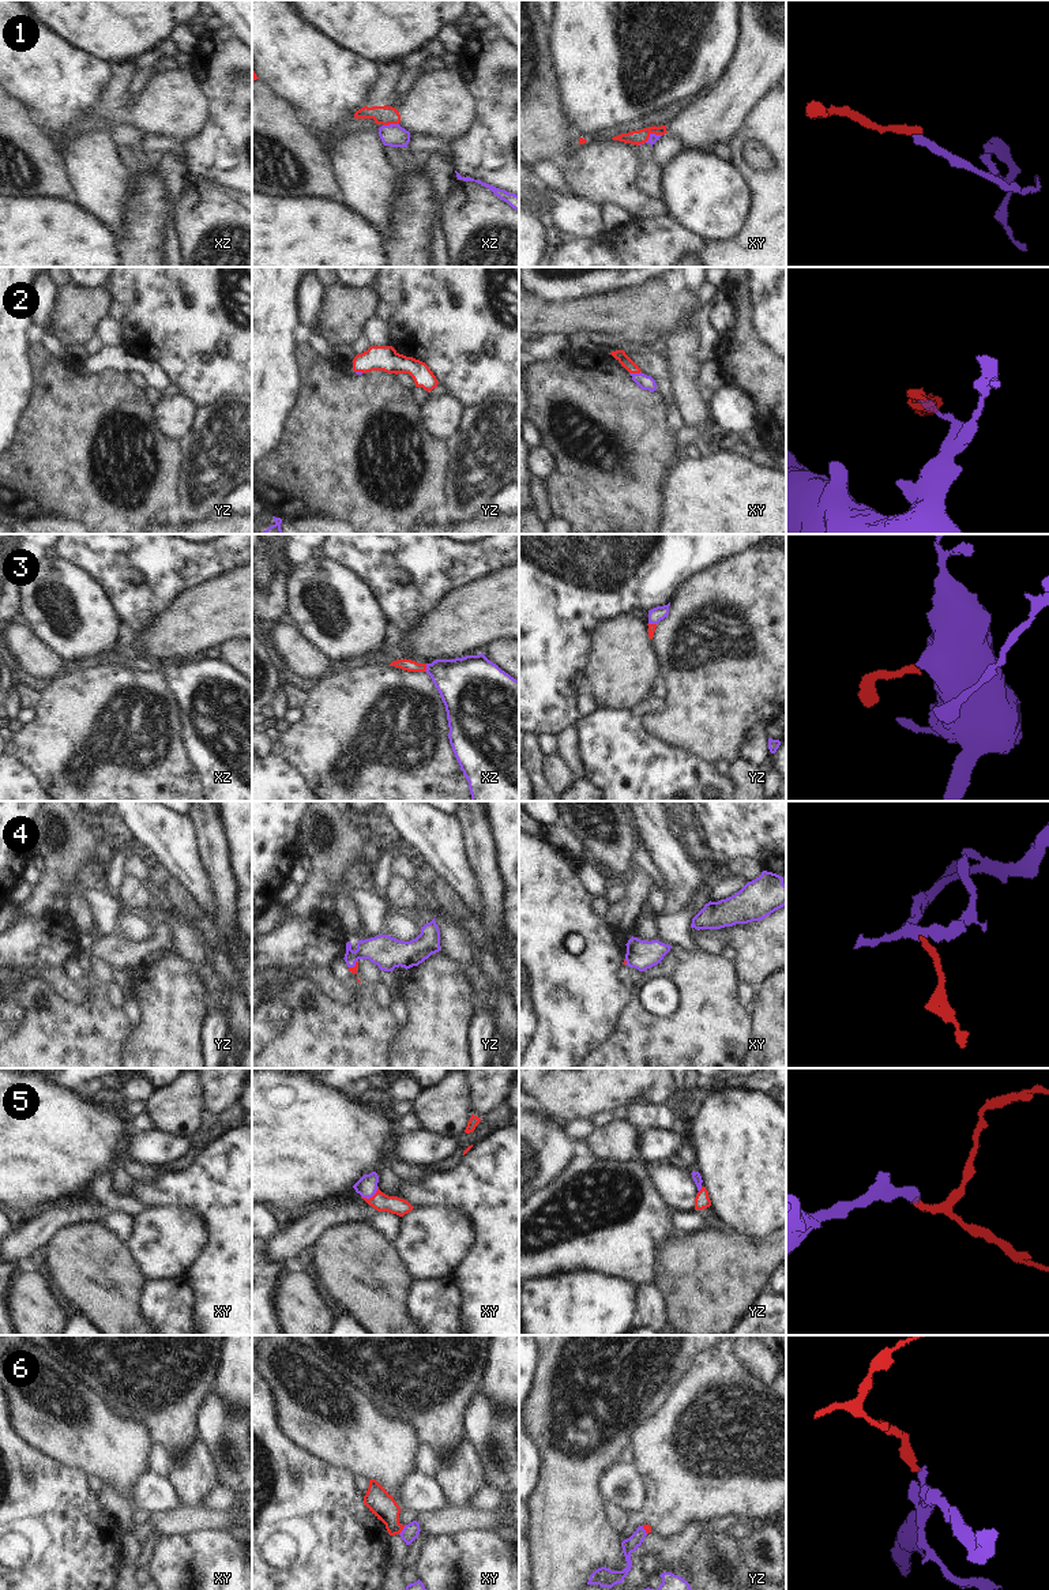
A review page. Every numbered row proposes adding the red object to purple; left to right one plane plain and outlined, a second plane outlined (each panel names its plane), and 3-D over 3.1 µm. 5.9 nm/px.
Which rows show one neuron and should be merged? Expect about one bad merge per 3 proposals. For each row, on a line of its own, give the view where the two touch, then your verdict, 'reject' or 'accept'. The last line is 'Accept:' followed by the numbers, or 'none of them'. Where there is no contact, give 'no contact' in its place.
1: xz | reject
2: xy | accept
3: xz | accept
4: yz | accept
5: xy | accept
6: xy | accept
Accept: 2, 3, 4, 5, 6

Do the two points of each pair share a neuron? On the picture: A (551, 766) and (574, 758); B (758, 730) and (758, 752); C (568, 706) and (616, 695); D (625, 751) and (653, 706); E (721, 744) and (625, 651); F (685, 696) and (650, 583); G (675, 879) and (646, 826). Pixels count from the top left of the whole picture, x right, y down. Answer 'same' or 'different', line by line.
A: different
B: same
C: different
D: same
E: different
F: different
G: same

